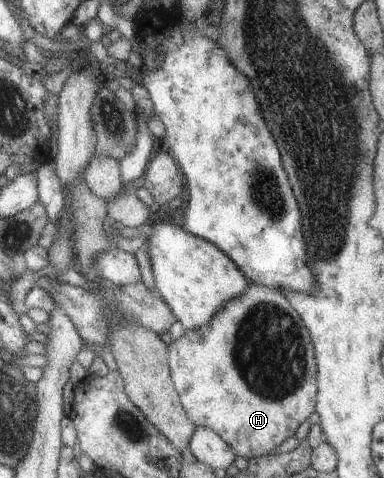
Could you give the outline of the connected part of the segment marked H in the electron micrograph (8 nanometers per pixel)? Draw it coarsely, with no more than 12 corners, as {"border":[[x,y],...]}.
{"border":[[250,282],[168,344],[188,418],[261,457],[316,410],[310,331]]}

